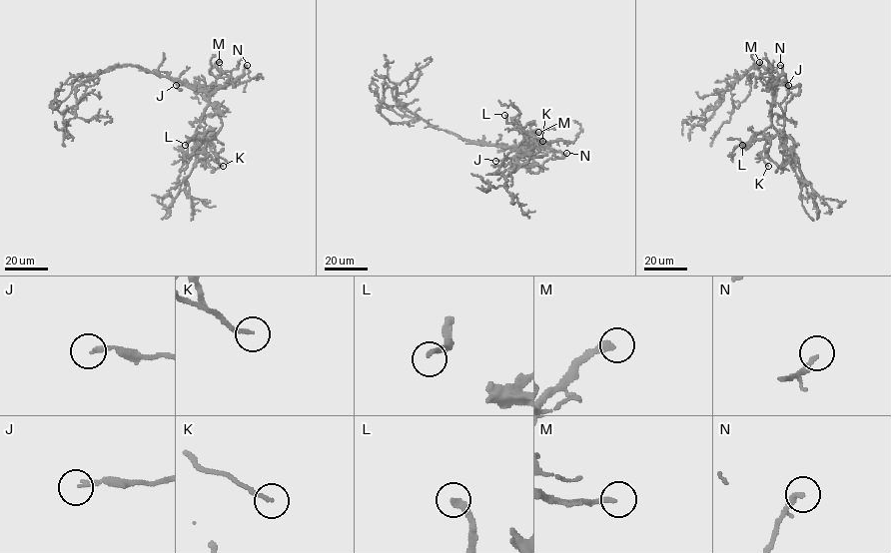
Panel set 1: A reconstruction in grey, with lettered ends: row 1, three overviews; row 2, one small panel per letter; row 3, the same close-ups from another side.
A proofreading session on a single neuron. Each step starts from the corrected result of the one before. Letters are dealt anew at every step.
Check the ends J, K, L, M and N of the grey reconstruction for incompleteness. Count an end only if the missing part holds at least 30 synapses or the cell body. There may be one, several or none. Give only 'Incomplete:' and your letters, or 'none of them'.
Incomplete: L, N

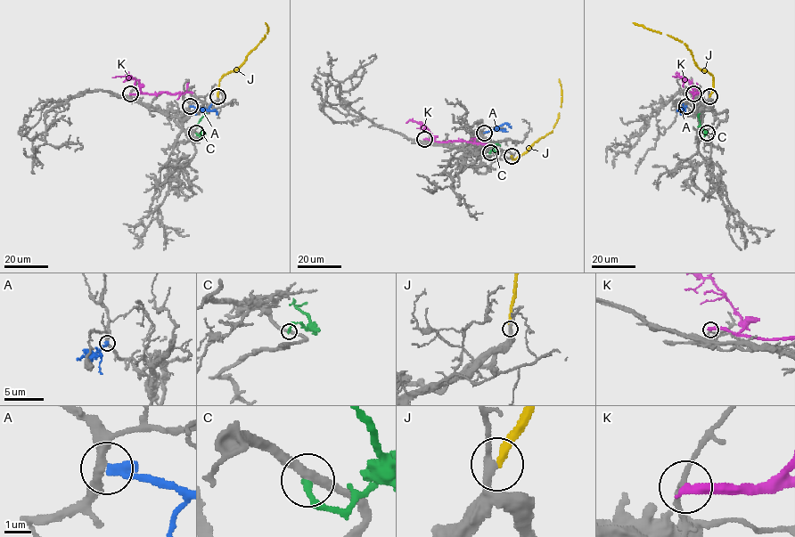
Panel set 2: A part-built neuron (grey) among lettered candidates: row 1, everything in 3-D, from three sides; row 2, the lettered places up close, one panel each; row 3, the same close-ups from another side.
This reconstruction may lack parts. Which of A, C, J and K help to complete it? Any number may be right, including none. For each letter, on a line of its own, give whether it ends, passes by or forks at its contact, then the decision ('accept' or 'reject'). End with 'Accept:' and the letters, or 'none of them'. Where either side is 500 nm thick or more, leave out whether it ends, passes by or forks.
A: it ends | reject
C: it ends | reject
J: it ends | accept
K: it ends | reject
Accept: J

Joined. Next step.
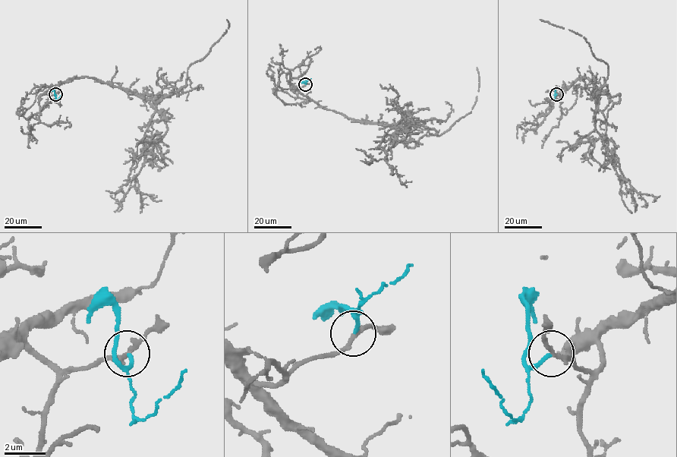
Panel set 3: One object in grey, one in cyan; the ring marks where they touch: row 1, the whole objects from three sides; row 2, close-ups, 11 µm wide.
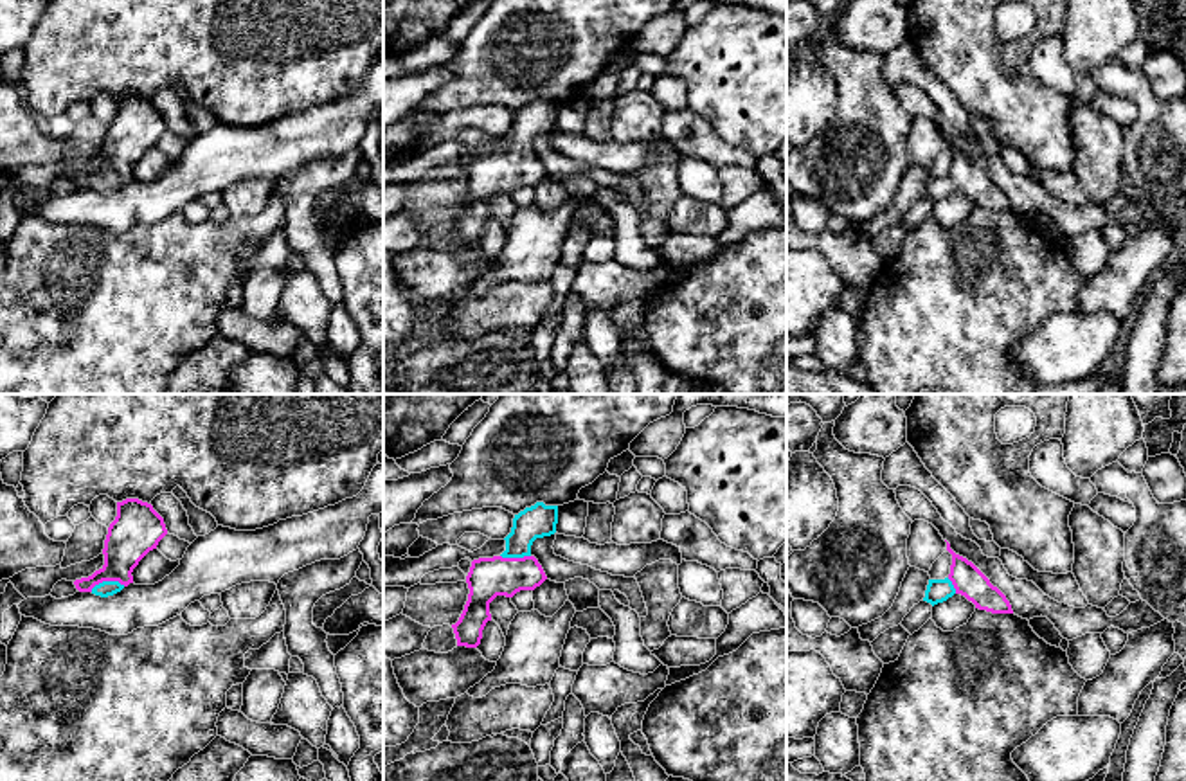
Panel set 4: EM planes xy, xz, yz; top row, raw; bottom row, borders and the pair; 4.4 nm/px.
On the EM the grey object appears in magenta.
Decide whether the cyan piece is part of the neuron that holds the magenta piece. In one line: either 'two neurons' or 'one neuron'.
one neuron

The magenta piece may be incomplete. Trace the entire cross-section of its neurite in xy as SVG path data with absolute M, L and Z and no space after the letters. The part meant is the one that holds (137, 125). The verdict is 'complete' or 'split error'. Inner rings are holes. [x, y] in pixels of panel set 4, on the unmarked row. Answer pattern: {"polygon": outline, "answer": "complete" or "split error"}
{"polygon": "M139 95L117 99L117 113L104 137L104 162L88 175L76 176L79 189L113 193L133 180L133 166L167 131L164 115Z", "answer": "split error"}

